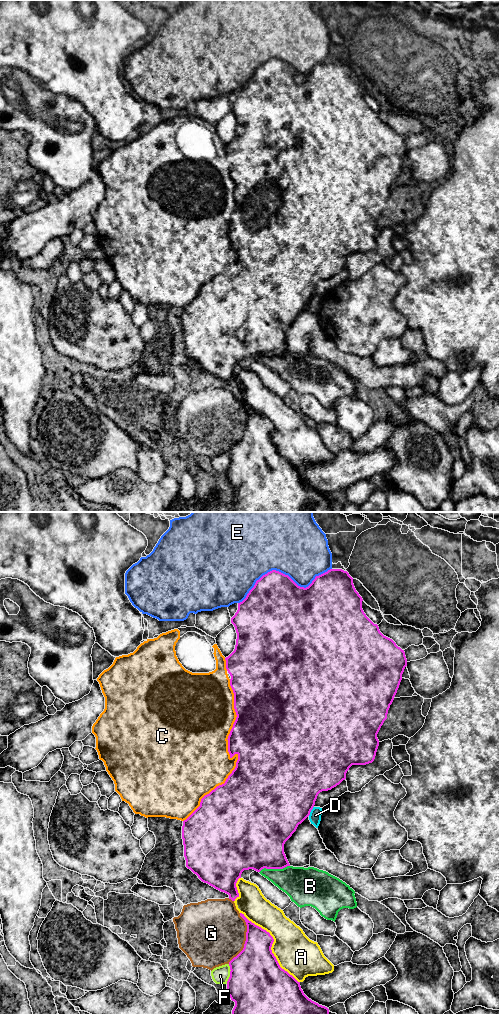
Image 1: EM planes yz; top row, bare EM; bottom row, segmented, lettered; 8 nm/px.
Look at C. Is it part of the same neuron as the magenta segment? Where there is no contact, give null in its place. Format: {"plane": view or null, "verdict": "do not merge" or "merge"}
{"plane": "yz", "verdict": "do not merge"}

